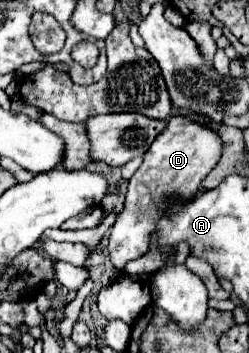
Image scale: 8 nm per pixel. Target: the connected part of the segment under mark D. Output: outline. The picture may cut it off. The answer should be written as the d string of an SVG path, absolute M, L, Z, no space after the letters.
M184 115L170 117L166 129L154 139L150 149L144 153L140 169L128 181L124 209L112 225L108 251L110 261L116 269L122 269L124 263L138 259L146 253L146 247L150 245L150 235L154 233L152 229L156 227L156 219L160 217L162 209L160 201L166 201L166 197L190 199L196 193L196 189L200 189L204 177L212 171L212 167L220 159L220 153L222 145L220 135L216 131Z

